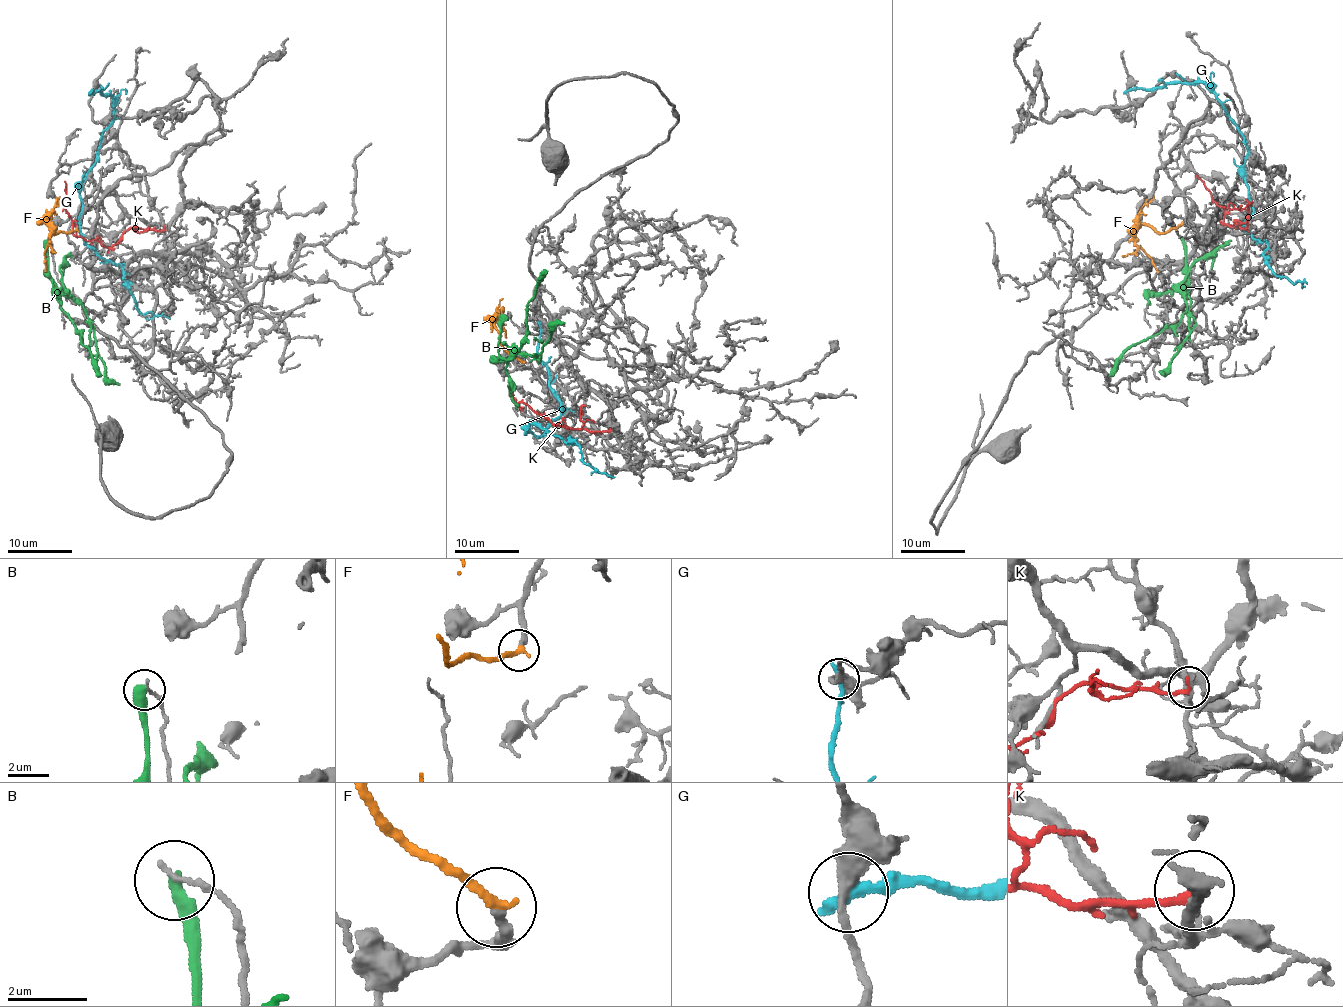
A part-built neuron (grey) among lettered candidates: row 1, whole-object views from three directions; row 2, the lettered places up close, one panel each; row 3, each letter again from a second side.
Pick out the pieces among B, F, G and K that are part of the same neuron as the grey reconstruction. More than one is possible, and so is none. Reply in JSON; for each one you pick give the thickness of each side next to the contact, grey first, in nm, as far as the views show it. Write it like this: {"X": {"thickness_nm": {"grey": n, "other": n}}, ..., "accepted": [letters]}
{"F": {"thickness_nm": {"grey": 280, "other": 280}}, "accepted": ["F"]}

